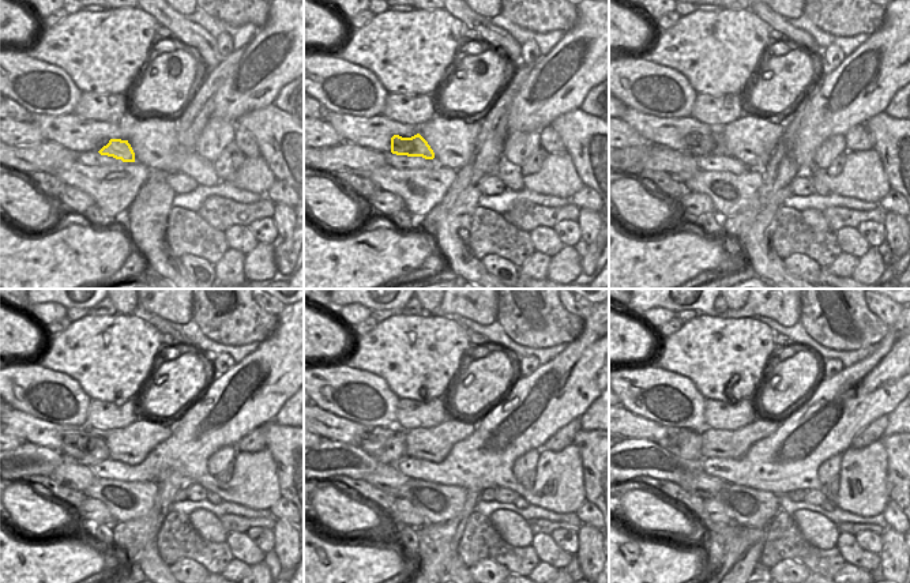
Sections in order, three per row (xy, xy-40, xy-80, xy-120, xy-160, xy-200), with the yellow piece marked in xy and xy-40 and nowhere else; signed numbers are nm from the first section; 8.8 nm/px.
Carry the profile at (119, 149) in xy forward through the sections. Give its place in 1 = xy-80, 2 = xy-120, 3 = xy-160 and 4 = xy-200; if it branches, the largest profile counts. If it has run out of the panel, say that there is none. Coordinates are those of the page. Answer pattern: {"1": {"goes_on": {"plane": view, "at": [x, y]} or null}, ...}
{"1": {"goes_on": {"plane": "xy-80", "at": [706, 145]}}, "2": {"goes_on": {"plane": "xy-120", "at": [87, 448]}}, "3": {"goes_on": {"plane": "xy-160", "at": [387, 446]}}, "4": {"goes_on": {"plane": "xy-200", "at": [684, 443]}}}

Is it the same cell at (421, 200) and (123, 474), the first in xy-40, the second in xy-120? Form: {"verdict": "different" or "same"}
{"verdict": "different"}

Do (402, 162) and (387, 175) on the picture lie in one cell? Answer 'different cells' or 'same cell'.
different cells

